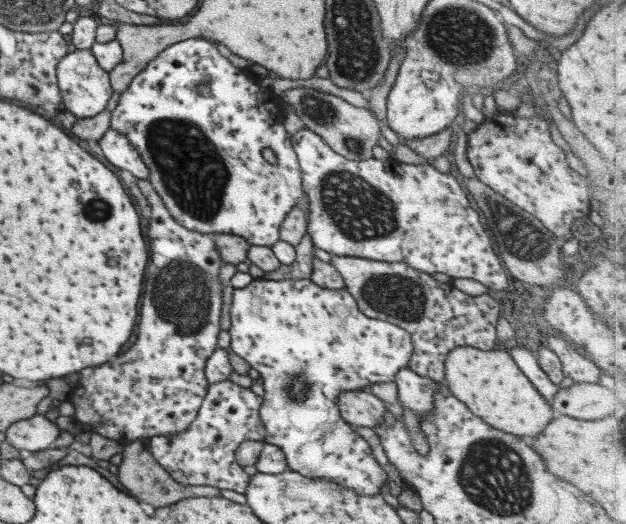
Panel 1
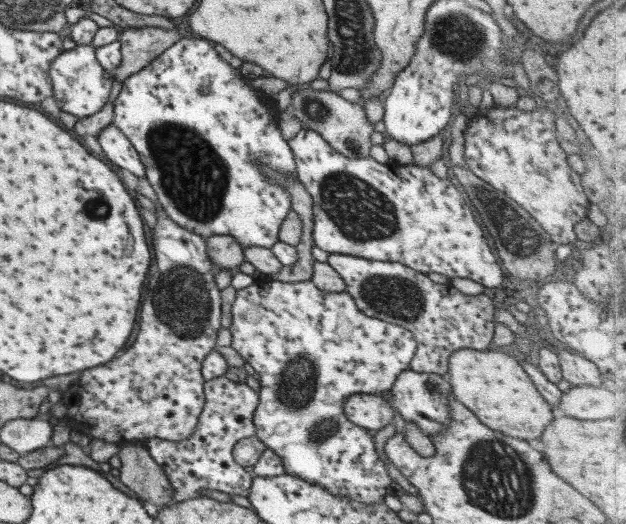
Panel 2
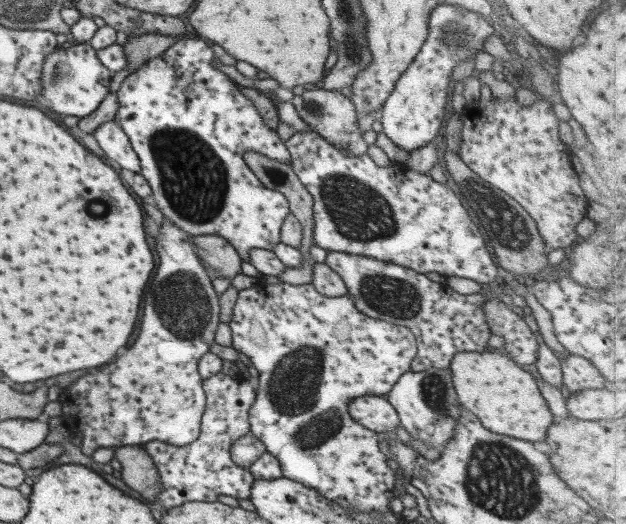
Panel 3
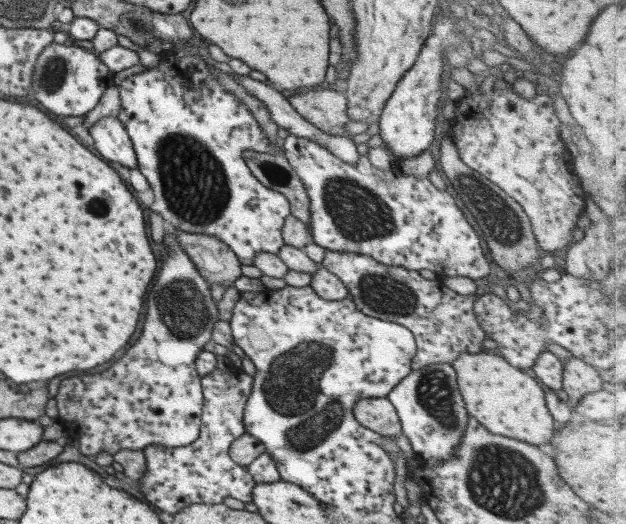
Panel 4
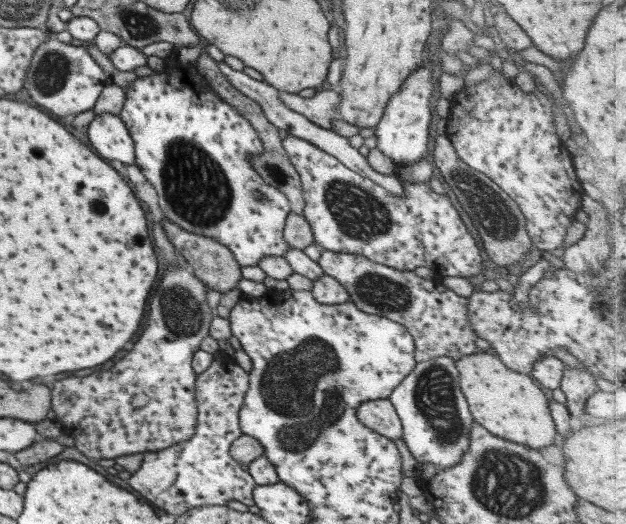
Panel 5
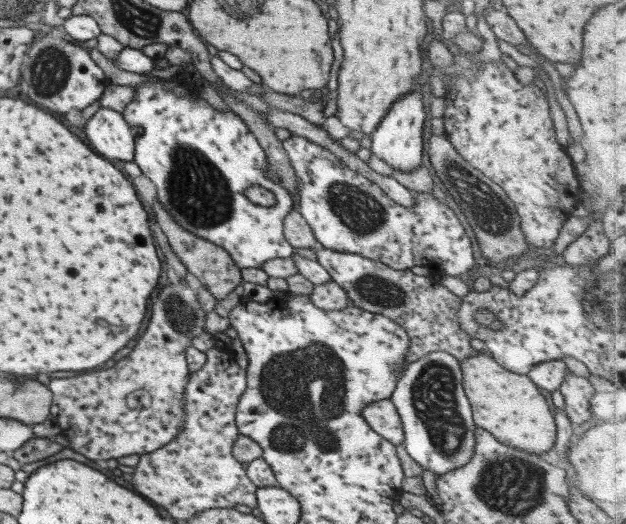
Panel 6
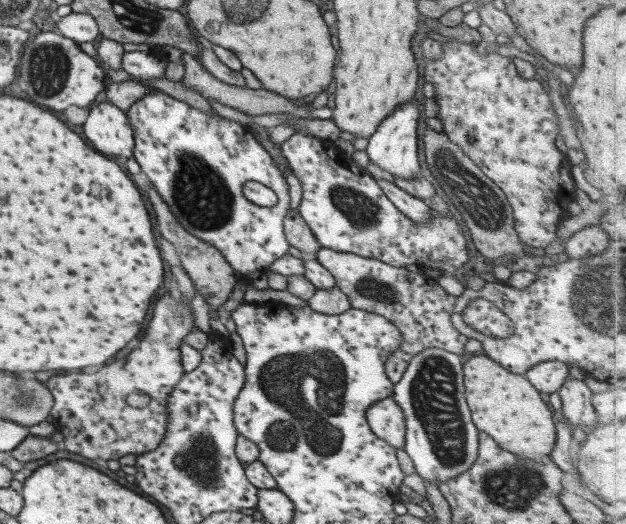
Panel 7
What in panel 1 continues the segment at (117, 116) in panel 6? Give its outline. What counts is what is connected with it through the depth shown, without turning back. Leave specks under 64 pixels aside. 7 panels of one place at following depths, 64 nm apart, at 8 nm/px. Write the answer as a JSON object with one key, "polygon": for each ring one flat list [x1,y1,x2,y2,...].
{"polygon":[[109,128,97,140,97,144,102,150,103,158,113,166,117,166,121,171,129,172,137,179,145,180,148,178,148,168,135,148,122,134]]}

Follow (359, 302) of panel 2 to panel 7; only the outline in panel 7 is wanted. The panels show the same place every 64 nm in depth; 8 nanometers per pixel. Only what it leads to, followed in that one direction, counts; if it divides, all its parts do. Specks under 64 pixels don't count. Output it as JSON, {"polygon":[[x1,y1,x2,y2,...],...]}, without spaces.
{"polygon":[[321,246,312,257,332,274,334,286,347,297,351,308,386,318,401,334,402,342,384,365,385,374,391,384,399,380,409,360,426,348,441,348,459,358,467,357,463,351,467,339,451,326,450,316,455,297,447,294,436,283,436,279,426,277,422,272,410,272,405,267,397,268,380,260,350,252,335,252]]}

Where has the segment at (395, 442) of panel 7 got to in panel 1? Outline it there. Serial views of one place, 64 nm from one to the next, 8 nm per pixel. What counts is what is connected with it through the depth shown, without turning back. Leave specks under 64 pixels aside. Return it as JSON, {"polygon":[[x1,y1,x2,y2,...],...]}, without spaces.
{"polygon":[[368,390,339,394,336,407,347,424,365,428,383,423,383,413,387,411,386,404]]}

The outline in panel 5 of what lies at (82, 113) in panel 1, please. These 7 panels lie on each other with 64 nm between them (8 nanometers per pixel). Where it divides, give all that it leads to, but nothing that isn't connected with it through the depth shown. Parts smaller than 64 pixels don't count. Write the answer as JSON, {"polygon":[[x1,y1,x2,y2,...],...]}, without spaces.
{"polygon":[[51,36,35,49,25,73,23,87,29,98,45,110,57,116,67,116,92,108,105,84,110,84,110,78,79,43,61,43]]}

